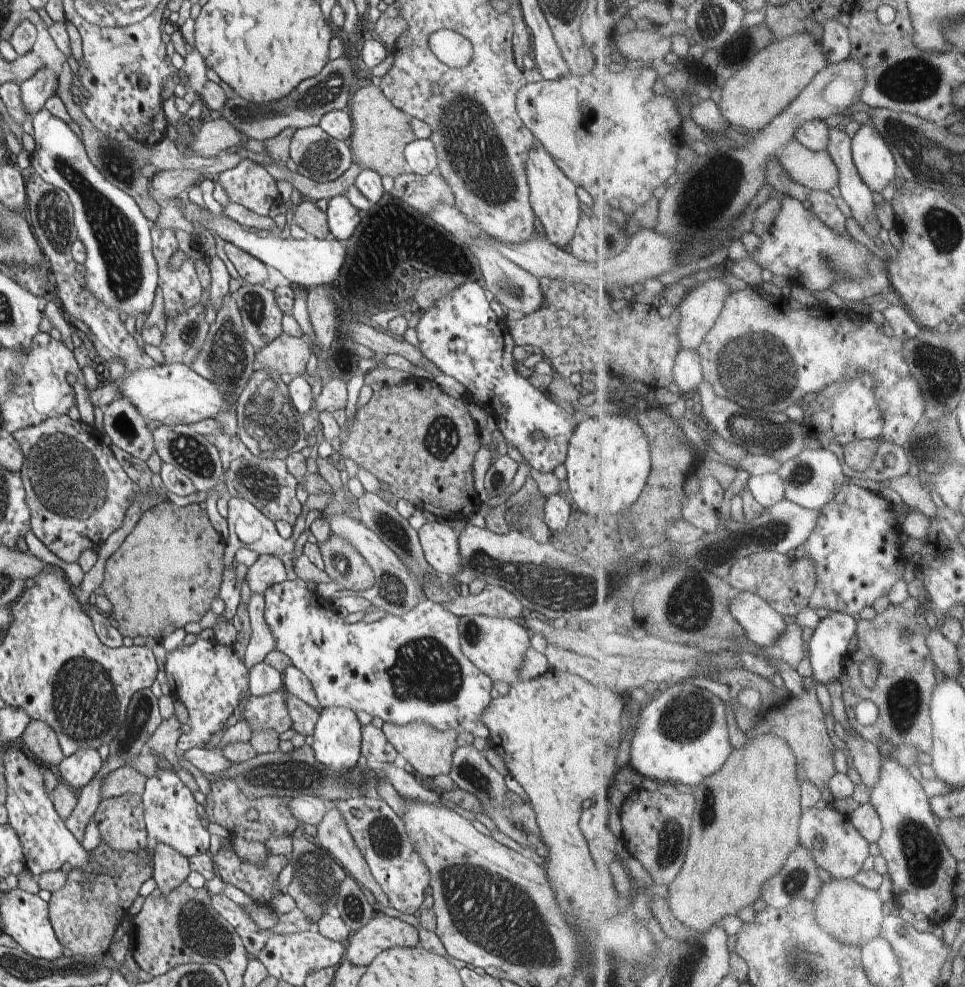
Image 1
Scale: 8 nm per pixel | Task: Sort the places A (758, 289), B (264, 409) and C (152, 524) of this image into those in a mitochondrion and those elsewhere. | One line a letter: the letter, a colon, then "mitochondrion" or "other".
A: other
B: mitochondrion
C: other

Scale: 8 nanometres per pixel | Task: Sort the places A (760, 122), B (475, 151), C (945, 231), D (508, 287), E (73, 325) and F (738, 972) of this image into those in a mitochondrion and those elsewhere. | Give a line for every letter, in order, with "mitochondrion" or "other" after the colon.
A: other
B: mitochondrion
C: mitochondrion
D: mitochondrion
E: other
F: other

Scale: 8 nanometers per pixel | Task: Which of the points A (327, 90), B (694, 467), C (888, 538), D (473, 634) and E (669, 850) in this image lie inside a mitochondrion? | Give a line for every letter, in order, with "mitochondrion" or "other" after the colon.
A: mitochondrion
B: other
C: other
D: mitochondrion
E: mitochondrion

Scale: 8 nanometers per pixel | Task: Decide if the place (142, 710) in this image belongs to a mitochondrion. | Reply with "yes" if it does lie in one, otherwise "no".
yes

